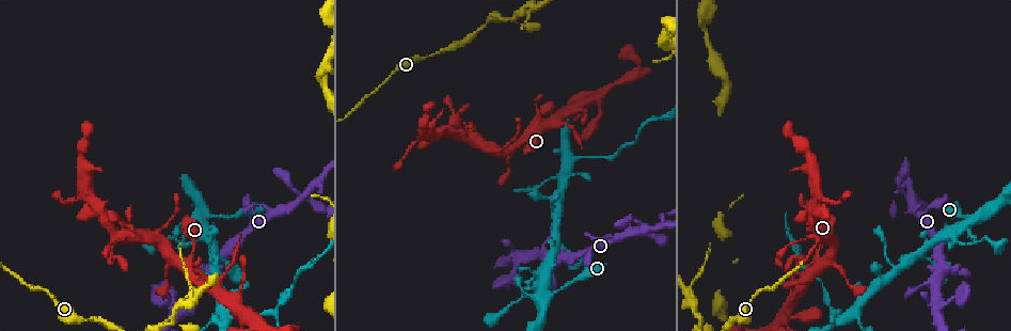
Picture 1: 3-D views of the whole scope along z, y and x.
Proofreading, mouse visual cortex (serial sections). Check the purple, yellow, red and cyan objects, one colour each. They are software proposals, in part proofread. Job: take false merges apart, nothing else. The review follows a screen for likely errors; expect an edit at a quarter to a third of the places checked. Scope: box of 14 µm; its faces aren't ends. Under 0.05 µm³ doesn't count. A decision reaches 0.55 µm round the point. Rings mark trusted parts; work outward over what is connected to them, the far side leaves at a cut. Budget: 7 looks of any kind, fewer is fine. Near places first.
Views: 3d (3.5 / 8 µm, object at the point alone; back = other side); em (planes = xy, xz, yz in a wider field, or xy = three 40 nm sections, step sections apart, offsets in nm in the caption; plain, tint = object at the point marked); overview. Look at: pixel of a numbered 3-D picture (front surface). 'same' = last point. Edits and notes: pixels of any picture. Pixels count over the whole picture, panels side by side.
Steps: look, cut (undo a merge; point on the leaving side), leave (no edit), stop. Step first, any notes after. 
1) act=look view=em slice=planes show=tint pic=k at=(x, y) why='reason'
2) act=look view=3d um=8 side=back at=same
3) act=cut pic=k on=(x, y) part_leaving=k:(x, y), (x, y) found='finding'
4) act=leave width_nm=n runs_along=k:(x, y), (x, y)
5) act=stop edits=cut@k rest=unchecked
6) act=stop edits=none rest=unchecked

act=look view=3d um=8 pic=1 at=(126, 236) why='small branch off a trunk'

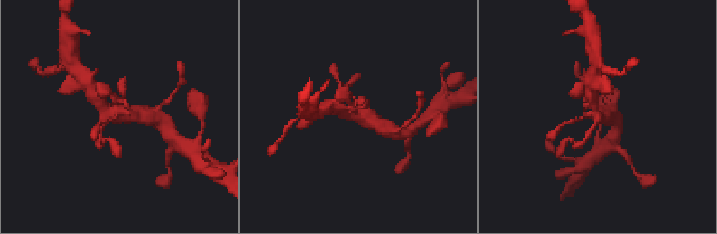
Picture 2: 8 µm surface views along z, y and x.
act=look view=em slice=xy step=3 show=tint pic=2 at=(353, 116) why='need the tissue'

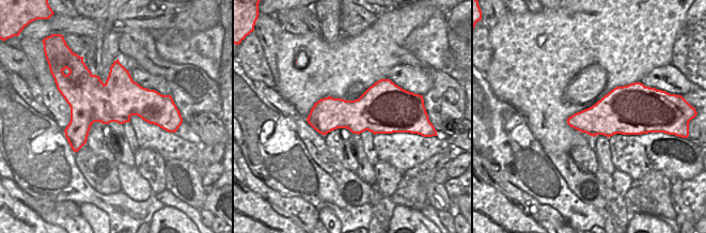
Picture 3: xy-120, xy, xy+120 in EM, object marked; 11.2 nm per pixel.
act=leave runs_along=2:(145, 116), (108, 115), (97, 96) found='all the same cell'

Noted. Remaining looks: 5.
act=look view=3d um=3.5 side=back pic=1 at=(172, 320) why='arms part here'

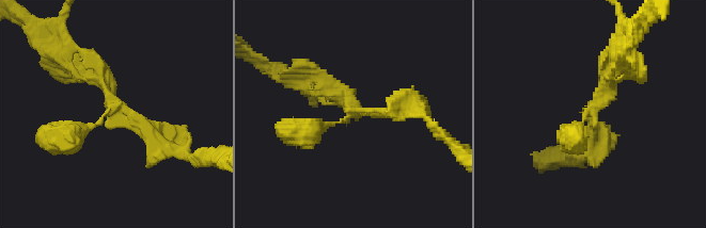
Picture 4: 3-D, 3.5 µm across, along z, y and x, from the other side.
act=look view=em slice=xy step=3 show=tint pic=4 at=(117, 104)

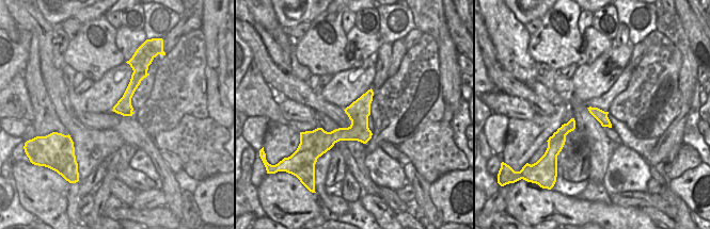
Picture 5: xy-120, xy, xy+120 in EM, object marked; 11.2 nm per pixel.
act=look view=em slice=xy step=2 show=tint at=same

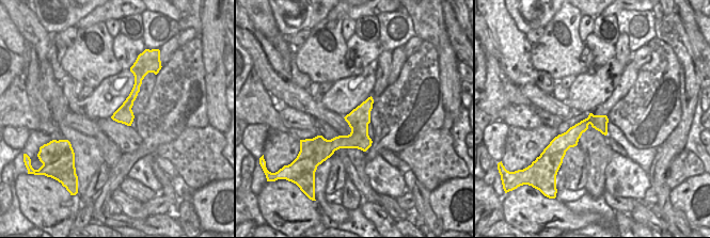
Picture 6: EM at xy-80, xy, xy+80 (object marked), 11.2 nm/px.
act=leave width_nm=240 runs_along=4:(173, 148), (78, 69) found='one cell here'

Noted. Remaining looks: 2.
act=look view=3d um=3.5 pic=1 at=(975, 217) why='narrows sharply'

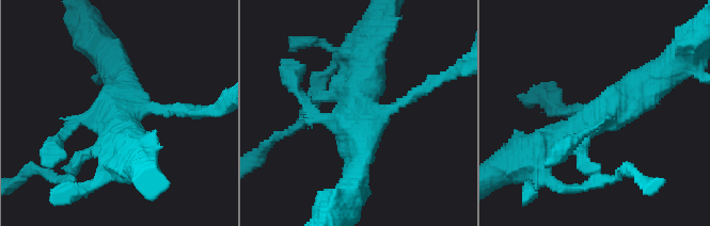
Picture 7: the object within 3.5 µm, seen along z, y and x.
act=look view=em slice=xy step=5 show=tint pic=7 at=(369, 115) why='shape alone is not enough'

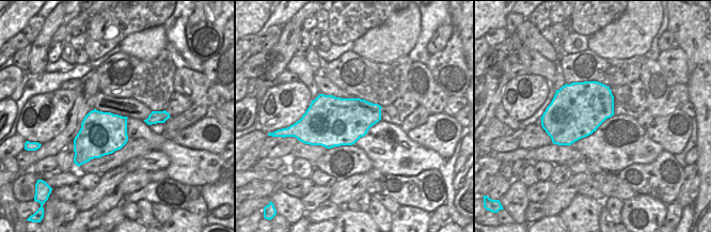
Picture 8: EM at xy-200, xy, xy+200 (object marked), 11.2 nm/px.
act=leave runs_along=7:(192, 113), (133, 110), (127, 145) found='continuous, no second cell'

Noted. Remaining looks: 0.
act=stop edits=none rest=unchecked

